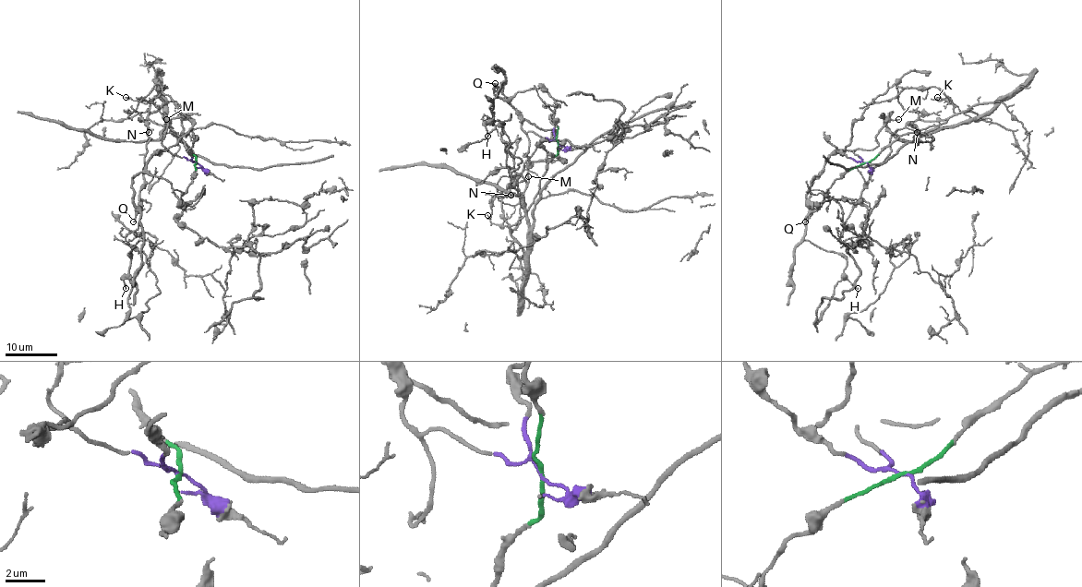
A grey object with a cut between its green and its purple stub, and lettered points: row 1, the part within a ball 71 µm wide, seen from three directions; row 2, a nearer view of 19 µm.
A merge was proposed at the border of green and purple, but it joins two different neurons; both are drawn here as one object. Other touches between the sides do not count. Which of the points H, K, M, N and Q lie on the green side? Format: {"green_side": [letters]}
{"green_side": ["K", "N"]}

